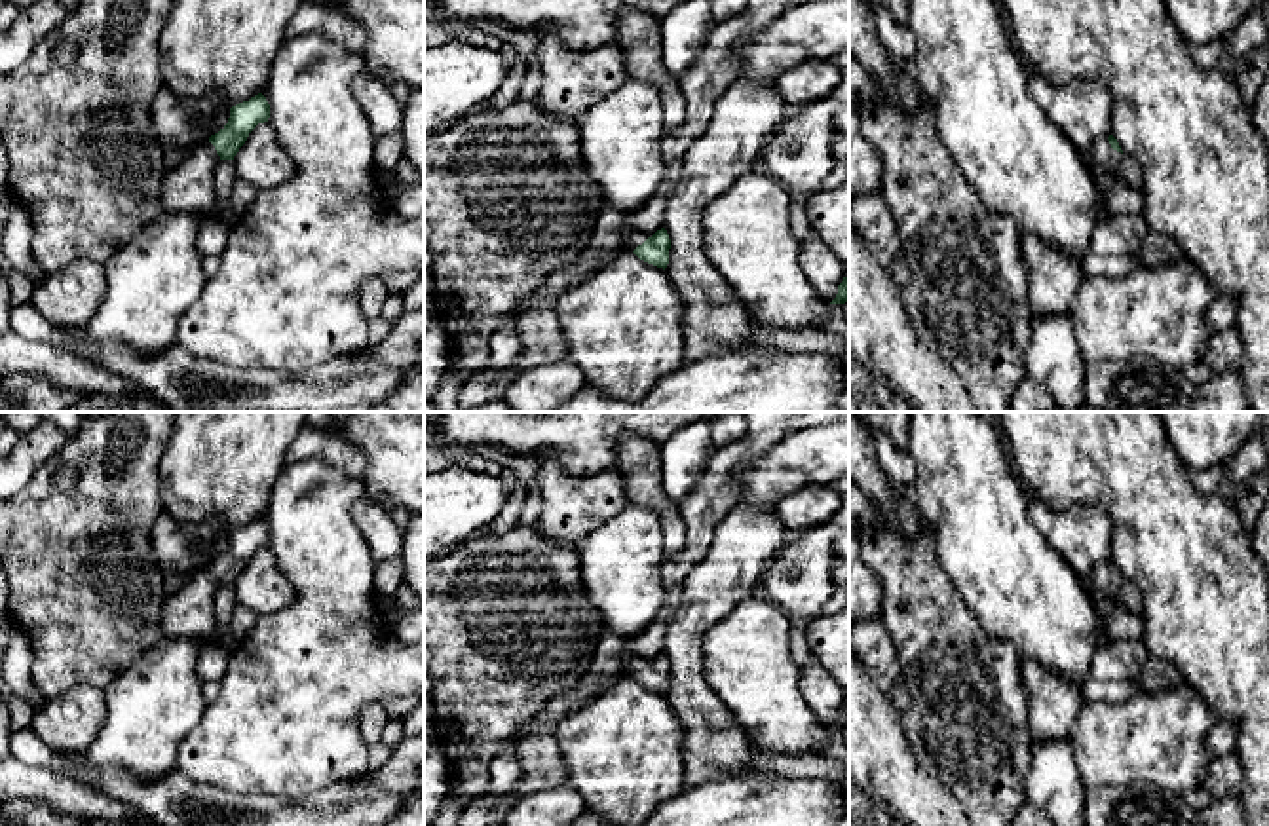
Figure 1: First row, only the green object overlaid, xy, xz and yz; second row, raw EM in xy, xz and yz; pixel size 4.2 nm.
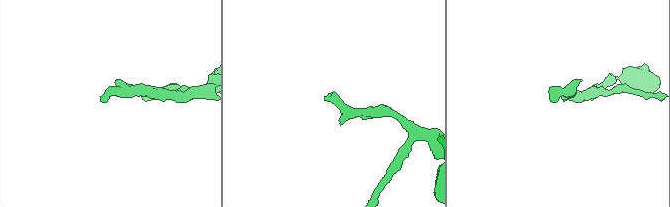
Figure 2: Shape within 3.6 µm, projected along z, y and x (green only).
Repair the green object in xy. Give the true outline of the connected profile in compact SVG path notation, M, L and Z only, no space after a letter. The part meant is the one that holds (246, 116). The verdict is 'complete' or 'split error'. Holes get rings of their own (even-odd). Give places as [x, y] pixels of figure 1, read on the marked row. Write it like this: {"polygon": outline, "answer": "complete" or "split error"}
{"polygon": "M262 93L230 108L228 123L196 144L182 161L167 169L161 182L161 205L167 211L215 215L218 201L213 171L220 160L234 160L249 133L268 122L270 104Z", "answer": "split error"}

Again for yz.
{"polygon": "M1113 135L1098 141L1090 154L1085 158L1089 169L1098 169L1098 194L1109 215L1140 215L1142 190L1127 186L1117 177L1123 150Z", "answer": "split error"}

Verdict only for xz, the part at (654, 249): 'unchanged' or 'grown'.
grown

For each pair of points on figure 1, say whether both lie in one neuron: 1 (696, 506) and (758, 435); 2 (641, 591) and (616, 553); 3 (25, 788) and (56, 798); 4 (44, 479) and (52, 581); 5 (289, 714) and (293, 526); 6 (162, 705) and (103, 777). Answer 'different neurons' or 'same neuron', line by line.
1: same neuron
2: same neuron
3: same neuron
4: same neuron
5: same neuron
6: different neurons

